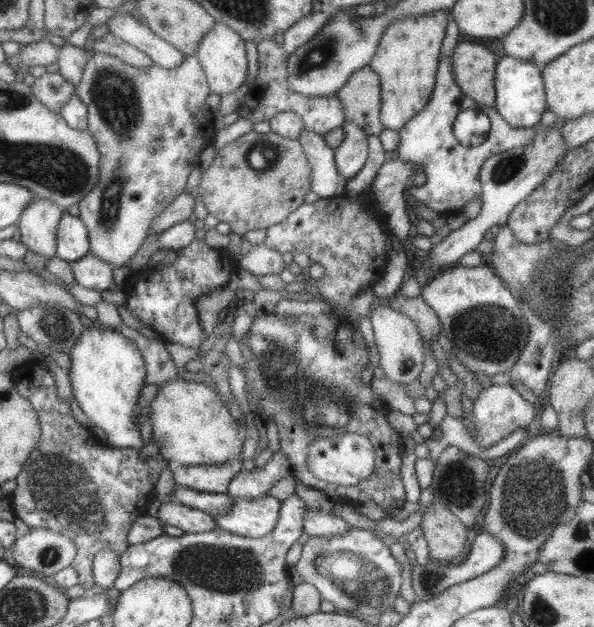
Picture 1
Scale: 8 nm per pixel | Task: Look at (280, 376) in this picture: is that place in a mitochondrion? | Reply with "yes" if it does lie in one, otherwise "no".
yes

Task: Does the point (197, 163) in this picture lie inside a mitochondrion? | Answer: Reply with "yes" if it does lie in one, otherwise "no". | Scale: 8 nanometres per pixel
no

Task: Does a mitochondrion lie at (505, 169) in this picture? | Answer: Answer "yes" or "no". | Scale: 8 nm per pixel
yes

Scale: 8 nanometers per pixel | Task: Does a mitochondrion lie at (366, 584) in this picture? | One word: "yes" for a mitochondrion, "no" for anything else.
yes

